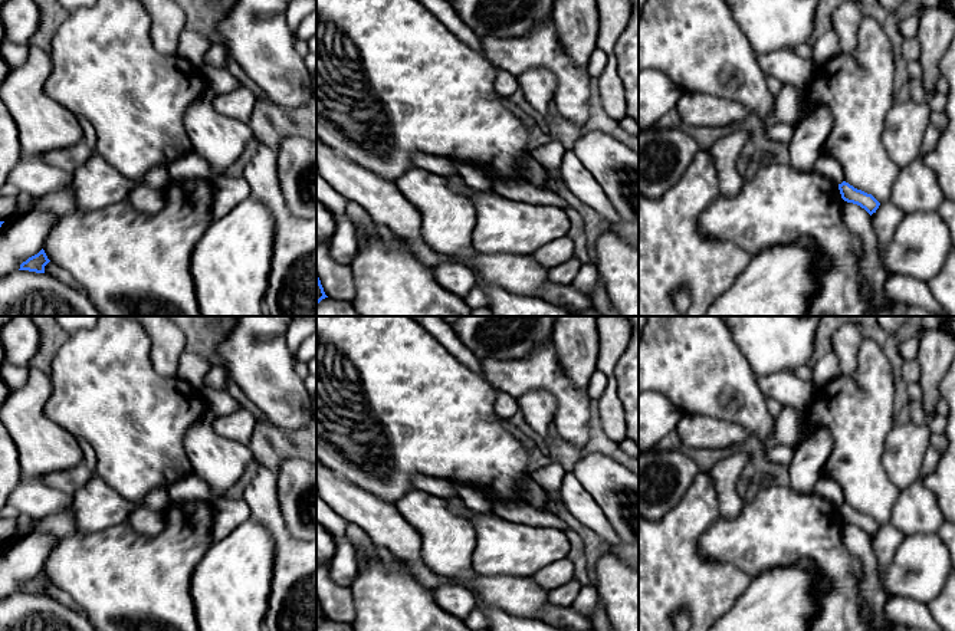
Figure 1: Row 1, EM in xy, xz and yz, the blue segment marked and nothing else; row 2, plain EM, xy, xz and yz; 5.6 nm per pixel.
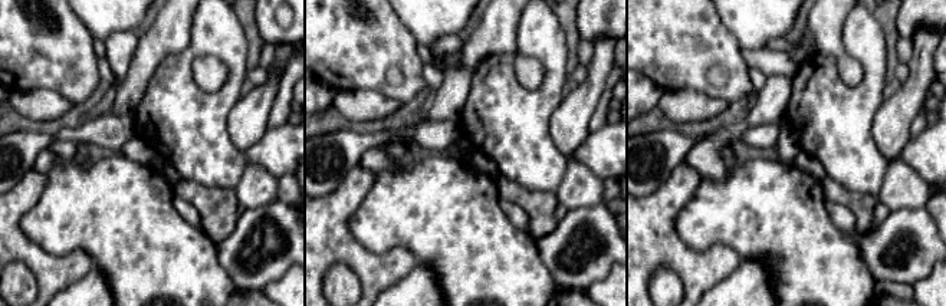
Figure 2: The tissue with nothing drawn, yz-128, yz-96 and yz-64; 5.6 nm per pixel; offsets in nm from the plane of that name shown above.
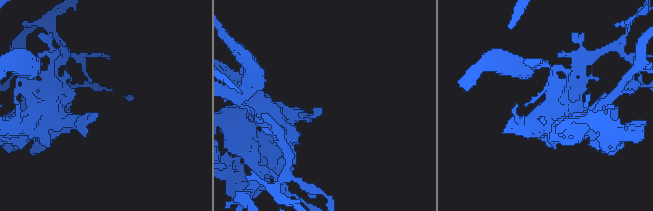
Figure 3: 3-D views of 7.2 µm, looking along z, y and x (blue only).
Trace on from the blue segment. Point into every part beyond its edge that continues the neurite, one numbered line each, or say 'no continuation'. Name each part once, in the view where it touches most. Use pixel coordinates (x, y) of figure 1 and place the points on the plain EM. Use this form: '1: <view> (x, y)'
no continuation

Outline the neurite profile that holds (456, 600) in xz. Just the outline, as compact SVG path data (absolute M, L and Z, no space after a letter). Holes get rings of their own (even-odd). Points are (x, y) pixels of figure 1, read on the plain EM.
M440 585L433 589L433 595L443 611L453 614L463 621L476 609L473 592L462 585Z

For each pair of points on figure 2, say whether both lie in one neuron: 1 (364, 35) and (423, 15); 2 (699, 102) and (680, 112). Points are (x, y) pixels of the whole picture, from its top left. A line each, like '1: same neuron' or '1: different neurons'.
1: different neurons
2: same neuron

